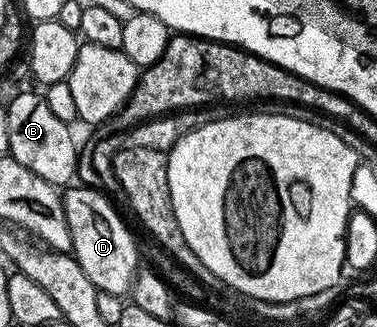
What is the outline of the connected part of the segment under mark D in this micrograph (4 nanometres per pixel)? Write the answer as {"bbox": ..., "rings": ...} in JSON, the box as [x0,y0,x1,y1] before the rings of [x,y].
{"bbox":[63,187,139,297],"rings":[[[84,187],[73,188],[66,188],[63,193],[73,256],[76,257],[79,267],[83,267],[87,279],[95,283],[98,291],[116,297],[128,294],[139,272],[137,241],[133,238],[132,231],[117,214],[116,207],[104,197],[104,192]]]}

